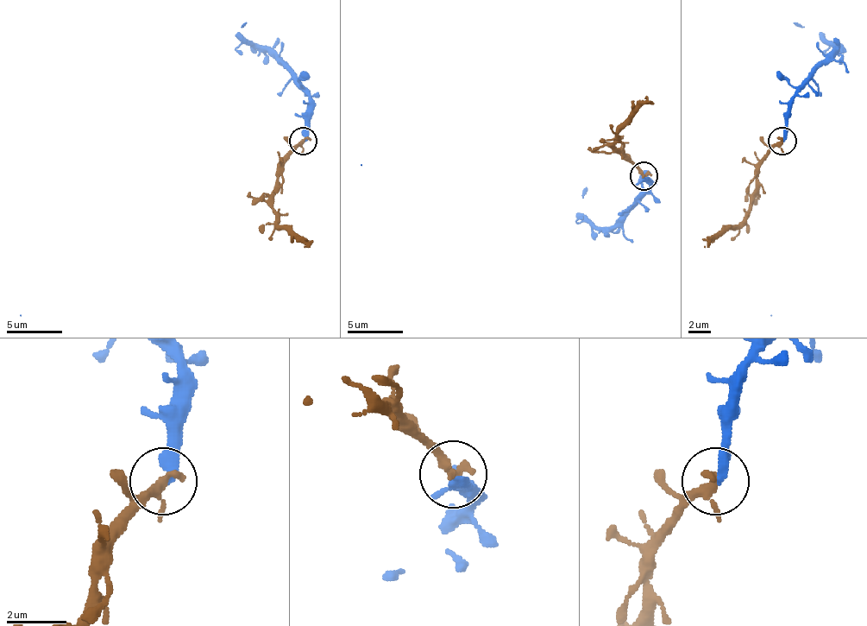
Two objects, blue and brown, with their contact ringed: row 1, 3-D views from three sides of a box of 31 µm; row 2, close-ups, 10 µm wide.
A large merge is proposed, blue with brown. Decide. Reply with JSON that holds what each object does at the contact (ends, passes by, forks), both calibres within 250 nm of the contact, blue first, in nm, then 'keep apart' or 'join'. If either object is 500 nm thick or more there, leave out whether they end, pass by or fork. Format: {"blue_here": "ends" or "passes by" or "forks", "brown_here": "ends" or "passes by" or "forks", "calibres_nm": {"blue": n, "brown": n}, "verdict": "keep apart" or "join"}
{"blue_here": "ends", "brown_here": "passes by", "calibres_nm": {"blue": 360, "brown": 280}, "verdict": "join"}

